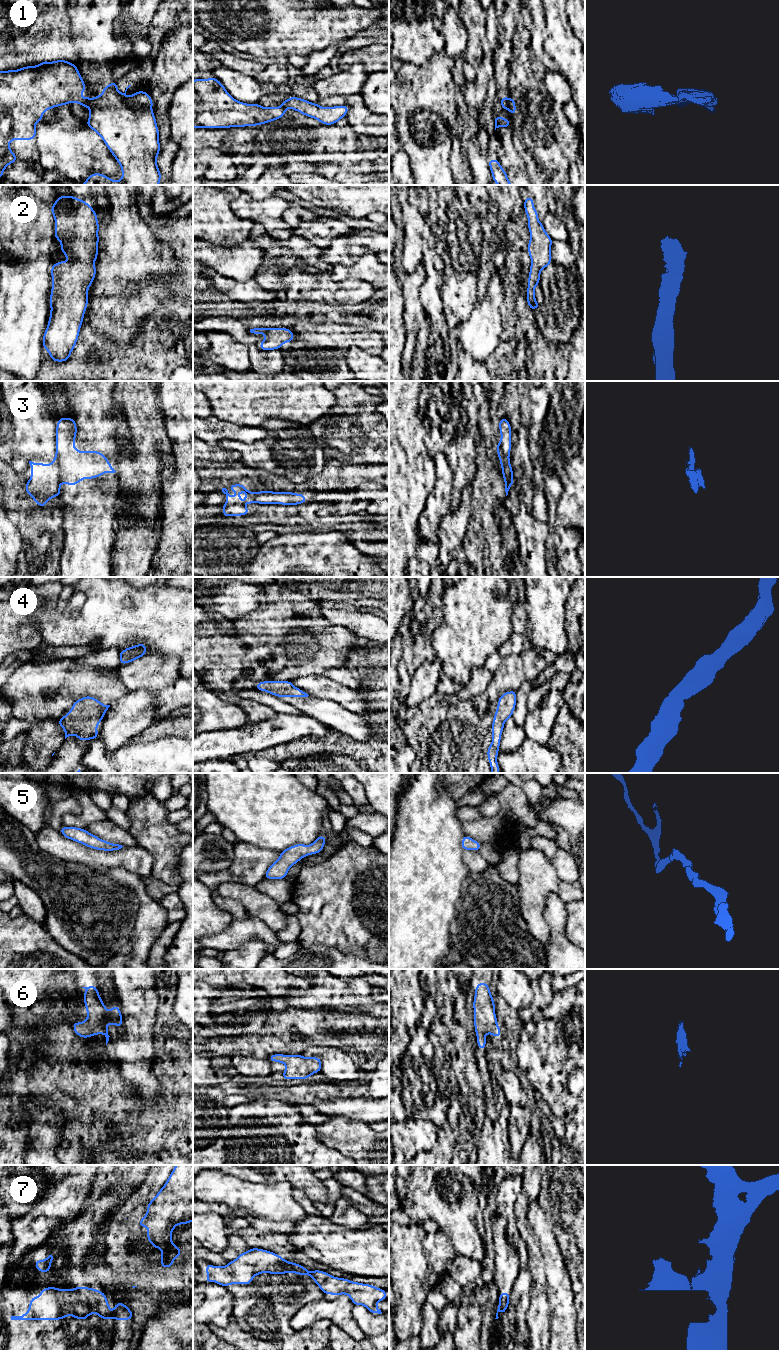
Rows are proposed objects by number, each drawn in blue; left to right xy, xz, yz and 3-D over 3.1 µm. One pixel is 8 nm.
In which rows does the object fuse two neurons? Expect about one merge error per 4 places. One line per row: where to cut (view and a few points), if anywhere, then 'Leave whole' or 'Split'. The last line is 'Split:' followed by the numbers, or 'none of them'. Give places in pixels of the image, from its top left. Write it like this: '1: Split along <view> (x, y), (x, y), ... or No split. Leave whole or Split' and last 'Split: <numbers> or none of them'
1: Split along xy (85, 97), (87, 106). Split
2: No split. Leave whole
3: Split along xy (56, 450), (60, 482). Split
4: No split. Leave whole
5: No split. Leave whole
6: No split. Leave whole
7: Split along xy (112, 1316), (114, 1318). Split
Split: 1, 3, 7

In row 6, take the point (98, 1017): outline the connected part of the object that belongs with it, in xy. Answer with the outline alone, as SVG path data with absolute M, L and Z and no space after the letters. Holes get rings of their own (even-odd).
M95 985L82 988L86 990L83 1001L87 1011L87 1019L84 1022L73 1023L73 1031L81 1038L103 1034L106 1037L107 1045L110 1037L108 1035L107 1025L114 1024L121 1028L123 1025L121 1011L118 1005L114 1005L108 1011Z

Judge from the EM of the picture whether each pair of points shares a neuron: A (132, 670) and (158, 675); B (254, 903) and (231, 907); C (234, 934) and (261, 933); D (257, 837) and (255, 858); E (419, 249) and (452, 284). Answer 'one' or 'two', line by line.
A: one
B: two
C: one
D: two
E: two

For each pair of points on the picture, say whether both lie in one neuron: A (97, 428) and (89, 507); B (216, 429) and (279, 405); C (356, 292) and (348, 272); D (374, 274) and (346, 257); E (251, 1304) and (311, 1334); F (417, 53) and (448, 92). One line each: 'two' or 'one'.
A: one
B: two
C: two
D: two
E: two
F: two

